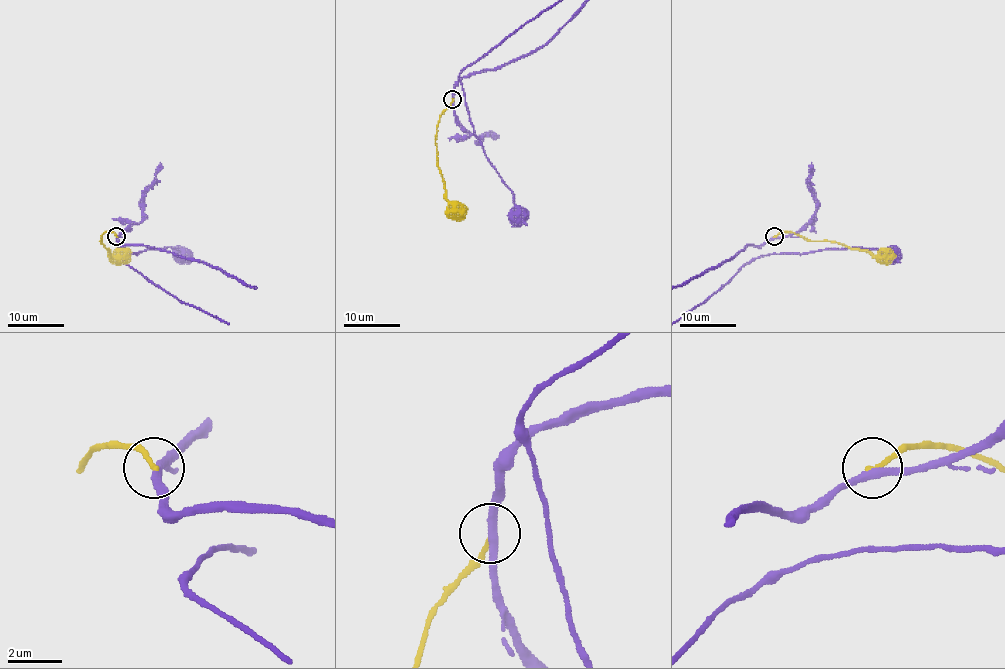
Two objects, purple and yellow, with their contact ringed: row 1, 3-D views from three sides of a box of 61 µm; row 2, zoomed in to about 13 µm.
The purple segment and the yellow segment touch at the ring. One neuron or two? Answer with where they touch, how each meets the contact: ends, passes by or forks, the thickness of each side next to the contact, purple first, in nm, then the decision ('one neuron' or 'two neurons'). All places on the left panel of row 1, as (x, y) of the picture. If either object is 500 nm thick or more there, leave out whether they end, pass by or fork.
place (116, 236); purple passes by; yellow ends; calibres 320 and 180 nm; two neurons

